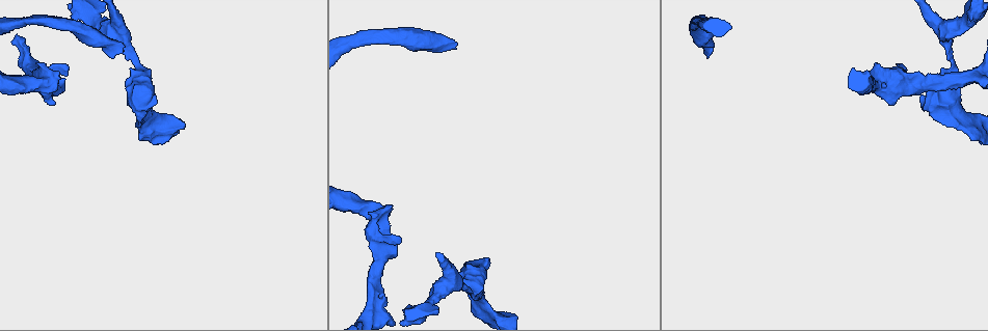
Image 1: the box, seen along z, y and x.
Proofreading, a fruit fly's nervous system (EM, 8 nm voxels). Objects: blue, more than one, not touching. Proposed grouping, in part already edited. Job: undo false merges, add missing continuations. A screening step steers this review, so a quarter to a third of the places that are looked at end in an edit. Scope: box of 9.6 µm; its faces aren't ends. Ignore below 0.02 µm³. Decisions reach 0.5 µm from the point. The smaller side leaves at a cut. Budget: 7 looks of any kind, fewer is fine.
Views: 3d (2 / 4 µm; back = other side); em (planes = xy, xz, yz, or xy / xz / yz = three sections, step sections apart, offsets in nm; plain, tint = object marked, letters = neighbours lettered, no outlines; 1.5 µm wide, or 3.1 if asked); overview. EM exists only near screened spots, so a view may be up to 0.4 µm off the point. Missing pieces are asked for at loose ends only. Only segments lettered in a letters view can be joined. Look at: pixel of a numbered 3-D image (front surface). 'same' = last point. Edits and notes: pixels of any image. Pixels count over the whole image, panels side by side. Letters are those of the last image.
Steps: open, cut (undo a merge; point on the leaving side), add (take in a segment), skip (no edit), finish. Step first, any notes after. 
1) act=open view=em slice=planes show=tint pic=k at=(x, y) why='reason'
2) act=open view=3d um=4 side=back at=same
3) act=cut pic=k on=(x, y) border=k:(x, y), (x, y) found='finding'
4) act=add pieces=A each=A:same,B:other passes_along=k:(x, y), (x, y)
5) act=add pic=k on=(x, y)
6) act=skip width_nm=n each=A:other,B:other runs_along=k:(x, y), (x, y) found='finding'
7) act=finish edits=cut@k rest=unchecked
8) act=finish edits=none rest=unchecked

act=open view=3d um=4 side=back pic=1 at=(921, 97) why='an open end'

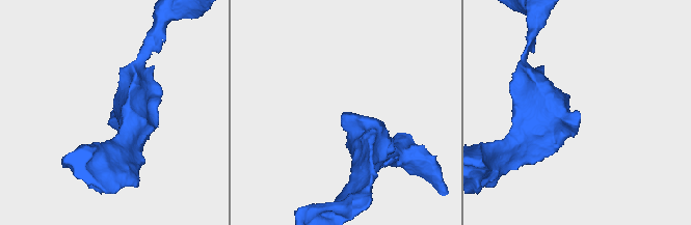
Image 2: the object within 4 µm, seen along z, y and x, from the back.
act=open view=em slice=planes show=letters pic=2 at=(342, 113)

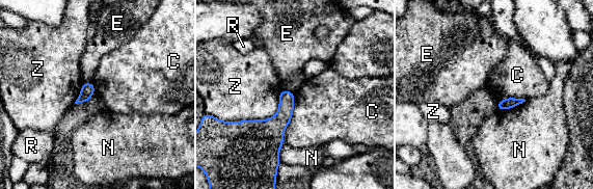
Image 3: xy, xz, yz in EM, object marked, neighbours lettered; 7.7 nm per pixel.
act=skip longest_contact=Z:500nm each=C:other,E:other,N:other,R:other,Z:other border=3:(294, 93), (293, 115), (282, 142) found='no lettered segment goes on from it'

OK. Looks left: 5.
act=open view=em slice=planes show=letters pic=1 at=(372, 309) why='arms part here'

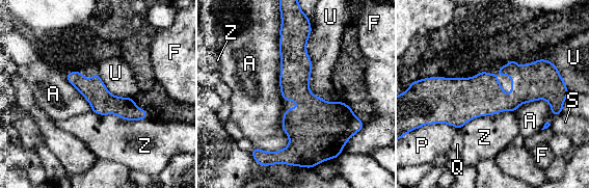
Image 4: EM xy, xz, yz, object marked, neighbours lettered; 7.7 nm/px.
act=skip each=A:other,F:other,P:other,Q:other,S:other,U:other,Z:other runs_along=4:(433, 87), (451, 98), (558, 98) found='continuous, no second neuron'

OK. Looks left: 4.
act=open view=em slice=xy step=4 show=letters pic=1 at=(122, 49)

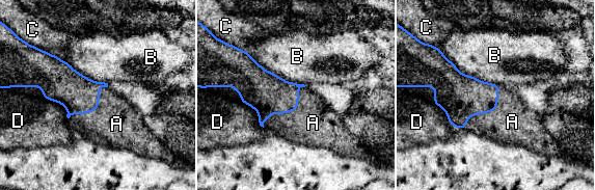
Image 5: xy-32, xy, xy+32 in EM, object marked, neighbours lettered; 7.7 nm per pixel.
act=add pieces=A each=A:same,B:other,C:other,D:other passes_along=5:(268, 93), (290, 111), (313, 123) found='the neuron continues'

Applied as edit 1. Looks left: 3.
act=finish edits=add@5 rest=unchecked

